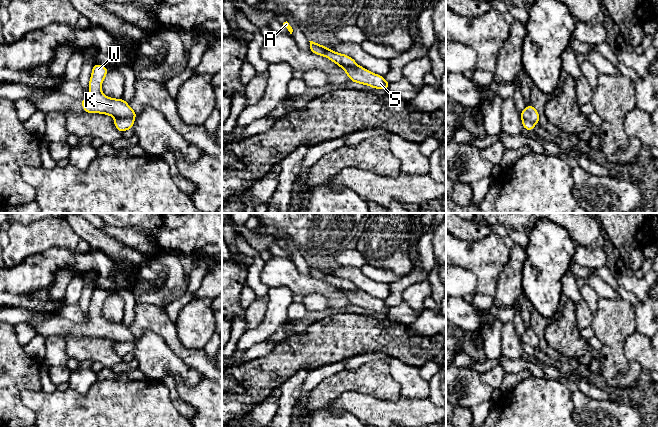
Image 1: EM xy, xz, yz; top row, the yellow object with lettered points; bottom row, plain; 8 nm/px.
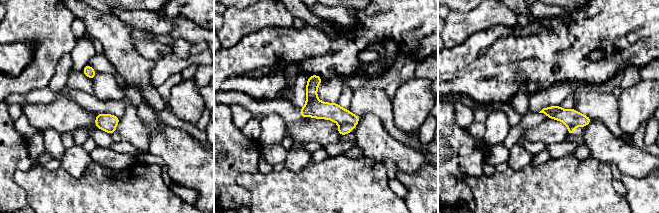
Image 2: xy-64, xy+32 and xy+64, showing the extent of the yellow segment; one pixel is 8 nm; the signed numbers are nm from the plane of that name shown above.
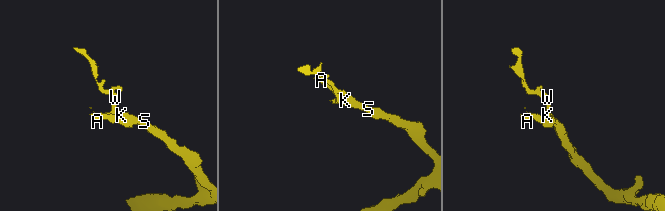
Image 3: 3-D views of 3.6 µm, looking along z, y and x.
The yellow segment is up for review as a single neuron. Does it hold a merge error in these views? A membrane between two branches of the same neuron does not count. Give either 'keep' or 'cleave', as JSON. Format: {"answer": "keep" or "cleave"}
{"answer": "cleave"}

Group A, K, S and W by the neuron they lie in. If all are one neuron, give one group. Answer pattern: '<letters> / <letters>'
A / K S W

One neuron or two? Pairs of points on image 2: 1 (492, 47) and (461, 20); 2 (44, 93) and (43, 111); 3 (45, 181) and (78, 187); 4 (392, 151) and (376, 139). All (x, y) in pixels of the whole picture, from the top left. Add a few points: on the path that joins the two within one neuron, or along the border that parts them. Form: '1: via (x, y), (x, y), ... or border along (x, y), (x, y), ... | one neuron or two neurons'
1: border along (498, 24), (476, 31), (456, 45) | two neurons
2: border along (65, 94), (60, 94), (47, 103), (21, 105) | two neurons
3: via (53, 187), (70, 187) | one neuron
4: via (388, 149), (380, 143) | one neuron

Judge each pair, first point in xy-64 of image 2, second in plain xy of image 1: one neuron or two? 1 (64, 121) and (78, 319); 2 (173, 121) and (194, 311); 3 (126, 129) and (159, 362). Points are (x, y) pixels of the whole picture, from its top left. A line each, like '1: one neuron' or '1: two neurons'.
1: two neurons
2: two neurons
3: one neuron

